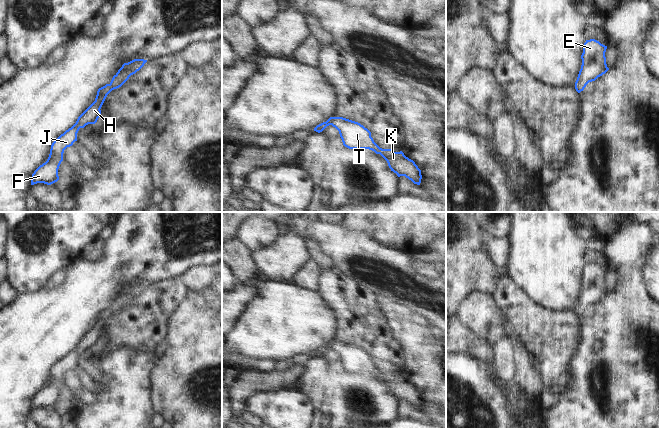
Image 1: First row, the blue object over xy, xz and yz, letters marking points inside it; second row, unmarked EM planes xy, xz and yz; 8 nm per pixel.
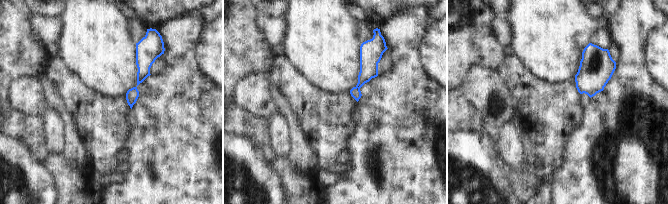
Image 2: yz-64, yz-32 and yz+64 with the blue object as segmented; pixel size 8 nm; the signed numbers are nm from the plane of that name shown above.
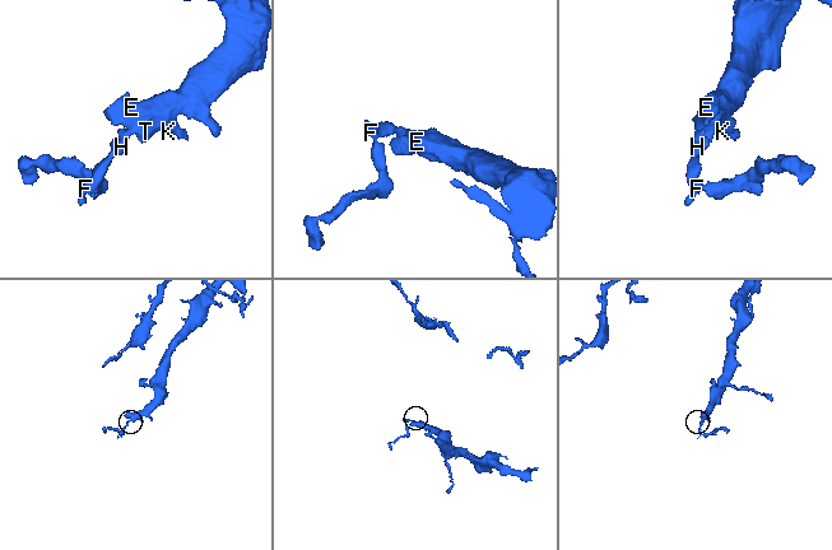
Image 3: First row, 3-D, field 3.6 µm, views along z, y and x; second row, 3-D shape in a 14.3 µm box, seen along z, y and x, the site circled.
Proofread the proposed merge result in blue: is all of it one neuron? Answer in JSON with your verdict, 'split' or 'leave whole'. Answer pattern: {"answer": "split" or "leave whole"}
{"answer": "leave whole"}

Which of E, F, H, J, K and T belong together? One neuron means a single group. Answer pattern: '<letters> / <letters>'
E F H J K T

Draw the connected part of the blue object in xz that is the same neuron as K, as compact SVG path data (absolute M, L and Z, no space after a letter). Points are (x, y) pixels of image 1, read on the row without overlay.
M330 341L326 346L317 349L314 355L320 357L327 350L332 349L340 358L343 369L349 373L369 373L380 378L388 387L391 395L398 401L405 400L414 408L420 409L421 394L415 386L404 379L402 375L380 372L371 361L371 356L358 346L343 342Z

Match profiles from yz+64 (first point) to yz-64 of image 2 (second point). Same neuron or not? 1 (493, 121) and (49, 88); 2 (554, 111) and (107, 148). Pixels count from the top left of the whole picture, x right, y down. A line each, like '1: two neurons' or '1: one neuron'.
1: two neurons
2: one neuron

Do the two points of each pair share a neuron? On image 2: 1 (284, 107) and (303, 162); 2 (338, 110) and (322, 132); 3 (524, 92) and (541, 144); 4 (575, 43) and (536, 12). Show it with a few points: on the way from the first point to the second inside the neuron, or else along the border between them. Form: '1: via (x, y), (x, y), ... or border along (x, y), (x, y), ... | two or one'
1: via (293, 121), (300, 148) | one
2: via (333, 115), (328, 120), (327, 127) | one
3: via (537, 105), (541, 109), (541, 131) | one
4: via (565, 33), (546, 18) | one

